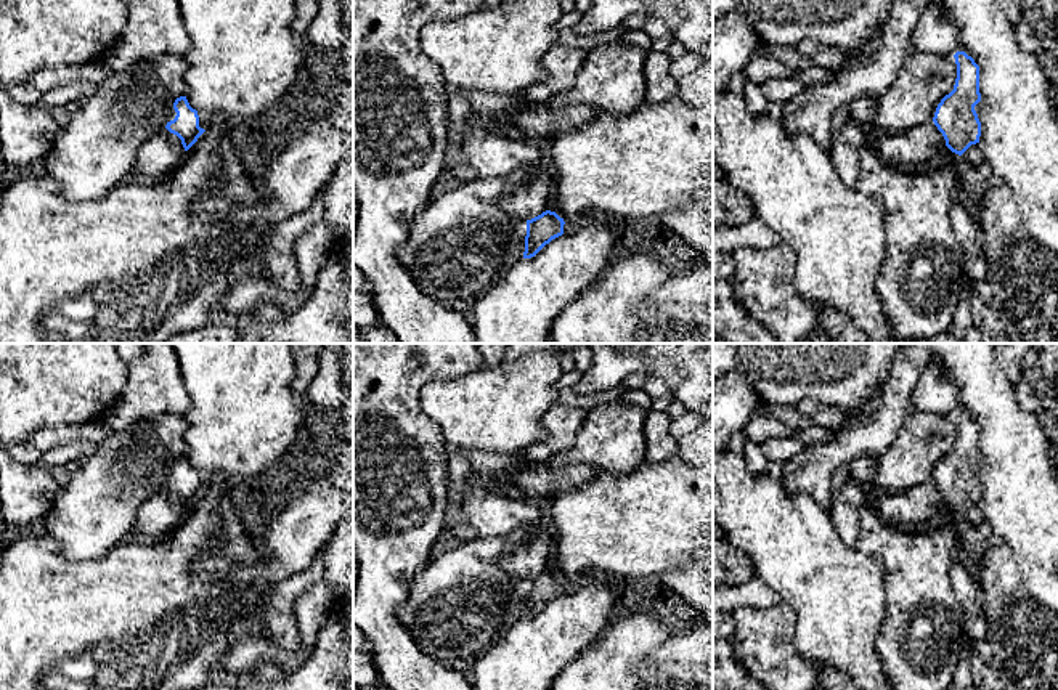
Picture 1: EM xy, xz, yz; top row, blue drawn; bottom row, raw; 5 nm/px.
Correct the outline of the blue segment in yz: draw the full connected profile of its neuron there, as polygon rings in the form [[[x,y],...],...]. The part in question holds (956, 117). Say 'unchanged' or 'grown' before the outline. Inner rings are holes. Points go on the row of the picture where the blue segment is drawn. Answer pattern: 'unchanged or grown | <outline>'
grown | [[[965,51],[954,55],[957,79],[954,90],[936,108],[933,122],[946,140],[946,146],[968,164],[984,162],[979,149],[981,122],[975,106],[981,101],[979,66]]]

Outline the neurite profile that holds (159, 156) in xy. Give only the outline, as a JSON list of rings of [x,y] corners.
[[[164,128],[140,146],[132,178],[164,181],[181,165],[185,152],[181,140]]]

